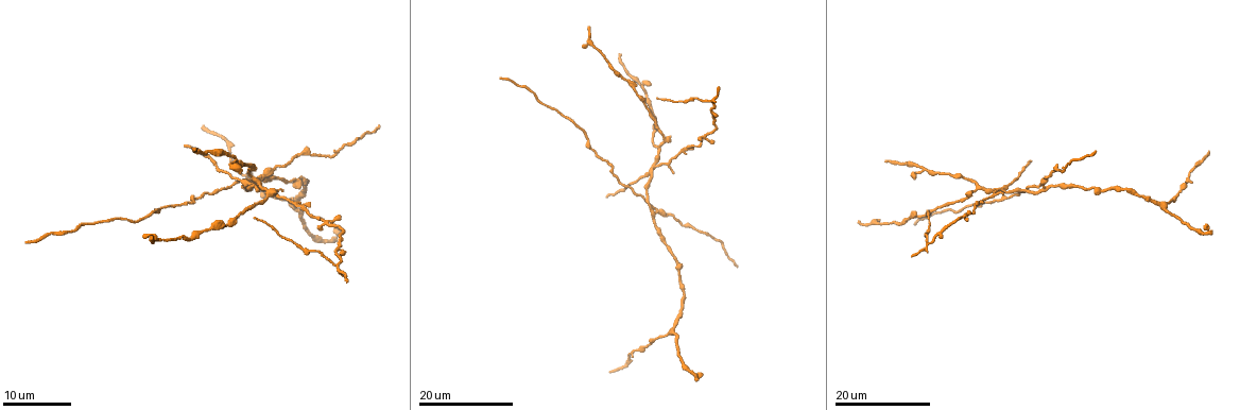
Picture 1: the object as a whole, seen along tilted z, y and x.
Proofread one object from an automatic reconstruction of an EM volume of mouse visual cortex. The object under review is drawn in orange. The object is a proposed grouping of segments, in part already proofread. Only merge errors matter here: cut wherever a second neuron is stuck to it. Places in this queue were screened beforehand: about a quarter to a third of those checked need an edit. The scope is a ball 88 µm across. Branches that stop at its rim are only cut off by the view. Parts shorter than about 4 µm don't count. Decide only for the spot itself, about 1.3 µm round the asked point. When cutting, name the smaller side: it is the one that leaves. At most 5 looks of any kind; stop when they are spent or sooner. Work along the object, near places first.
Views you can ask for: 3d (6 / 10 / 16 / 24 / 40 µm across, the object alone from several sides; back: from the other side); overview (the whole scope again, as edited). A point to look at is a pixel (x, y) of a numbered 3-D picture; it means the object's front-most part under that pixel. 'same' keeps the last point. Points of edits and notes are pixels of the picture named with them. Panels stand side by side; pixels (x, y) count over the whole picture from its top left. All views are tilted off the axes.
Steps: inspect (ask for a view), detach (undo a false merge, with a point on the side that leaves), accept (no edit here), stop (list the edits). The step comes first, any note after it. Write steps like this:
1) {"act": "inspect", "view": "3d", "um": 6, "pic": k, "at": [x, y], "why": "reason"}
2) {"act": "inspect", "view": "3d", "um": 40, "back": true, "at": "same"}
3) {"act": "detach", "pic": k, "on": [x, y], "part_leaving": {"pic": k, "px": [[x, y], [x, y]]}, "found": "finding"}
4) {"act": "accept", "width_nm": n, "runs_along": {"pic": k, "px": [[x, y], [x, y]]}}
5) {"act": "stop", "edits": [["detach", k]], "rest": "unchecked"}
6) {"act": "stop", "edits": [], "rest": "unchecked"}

{"act": "inspect", "view": "3d", "um": 16, "pic": 1, "at": [660, 210], "why": "three arms meet"}

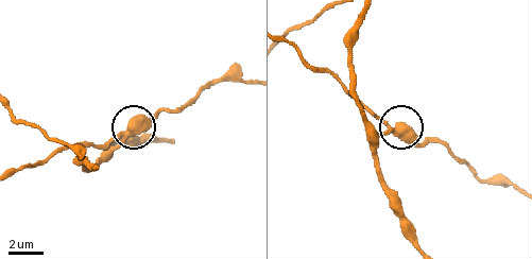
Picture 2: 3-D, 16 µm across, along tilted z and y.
{"act": "inspect", "view": "3d", "um": 10, "pic": 2, "at": [126, 132]}

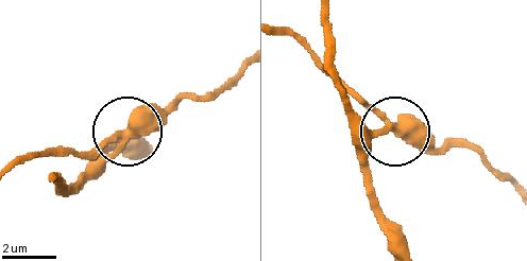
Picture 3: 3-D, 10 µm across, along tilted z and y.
{"act": "detach", "pic": 3, "on": [175, 100], "part_leaving": {"pic": 3, "px": [[145, 125], [119, 129], [75, 154], [33, 154], [12, 163]]}, "found": "a second neuron is stuck on"}

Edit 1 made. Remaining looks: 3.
{"act": "inspect", "view": "3d", "um": 24, "pic": 1, "at": [1163, 207]}

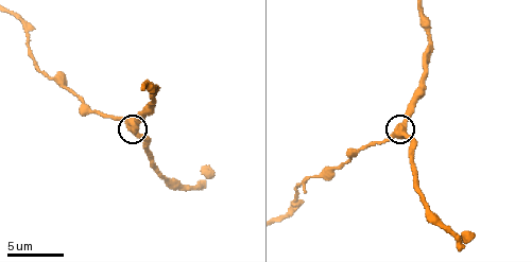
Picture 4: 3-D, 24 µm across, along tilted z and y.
{"act": "inspect", "view": "3d", "um": 10, "pic": 4, "at": [400, 136], "why": "zoom in"}

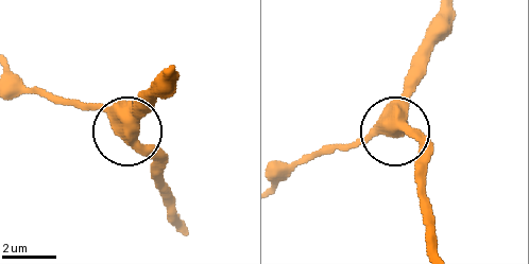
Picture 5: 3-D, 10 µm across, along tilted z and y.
{"act": "accept", "found": "continuous, no second neuron"}

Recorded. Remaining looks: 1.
{"act": "stop", "edits": [["detach", 3]], "rest": "unchecked"}

